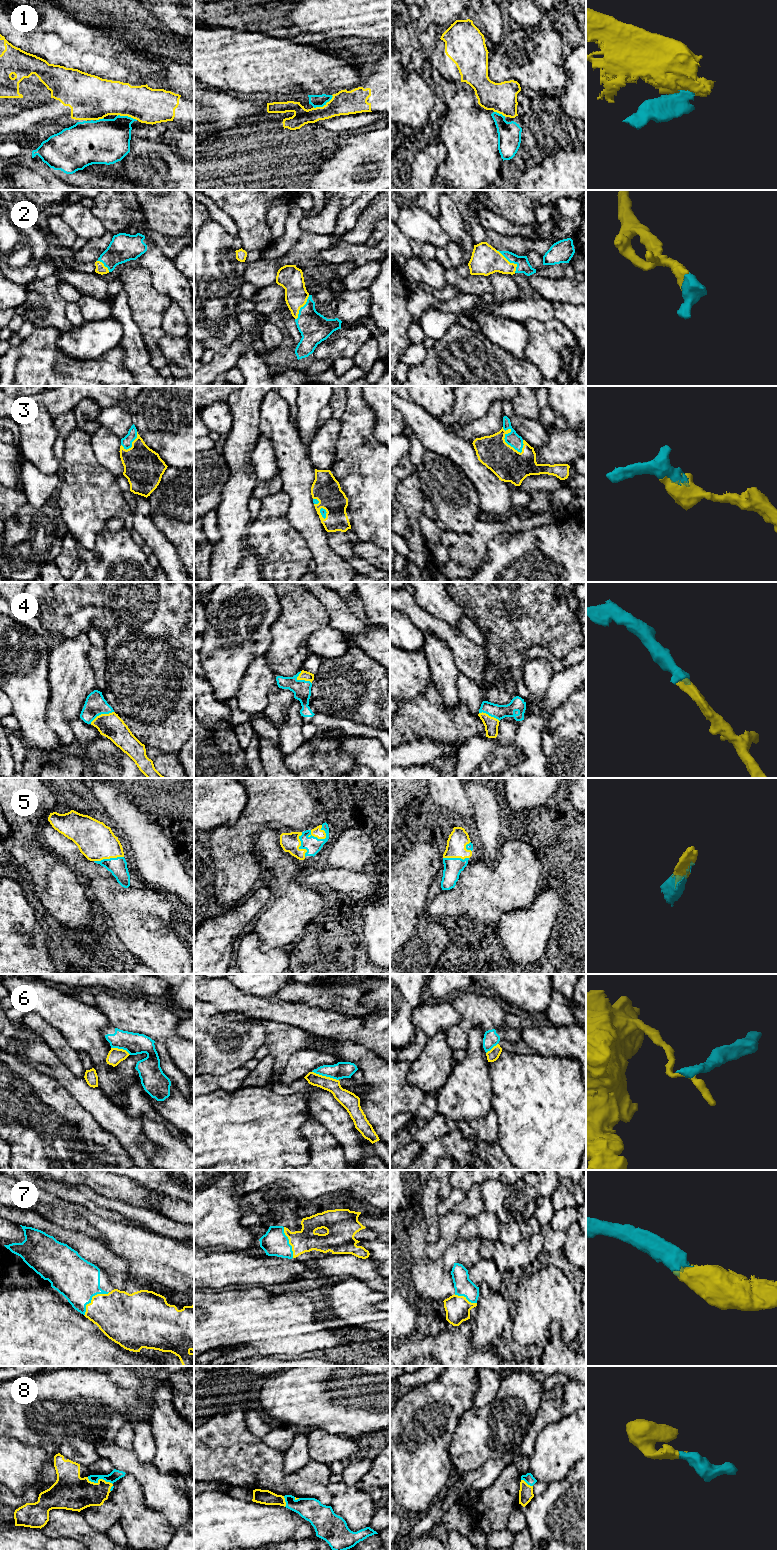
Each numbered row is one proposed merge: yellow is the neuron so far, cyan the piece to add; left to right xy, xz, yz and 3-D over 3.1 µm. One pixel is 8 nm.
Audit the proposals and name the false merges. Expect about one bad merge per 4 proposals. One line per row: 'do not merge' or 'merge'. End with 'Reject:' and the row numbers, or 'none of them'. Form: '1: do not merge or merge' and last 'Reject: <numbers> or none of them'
1: do not merge
2: merge
3: merge
4: merge
5: merge
6: do not merge
7: merge
8: merge
Reject: 1, 6

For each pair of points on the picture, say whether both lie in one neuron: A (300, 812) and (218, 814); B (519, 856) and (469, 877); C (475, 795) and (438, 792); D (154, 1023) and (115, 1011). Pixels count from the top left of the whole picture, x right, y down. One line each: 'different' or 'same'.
A: different
B: same
C: different
D: same

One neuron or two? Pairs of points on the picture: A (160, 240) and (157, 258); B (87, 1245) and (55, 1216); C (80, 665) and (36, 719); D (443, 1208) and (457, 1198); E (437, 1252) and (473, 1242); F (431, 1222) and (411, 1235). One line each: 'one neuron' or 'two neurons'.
A: two neurons
B: two neurons
C: two neurons
D: one neuron
E: two neurons
F: two neurons

